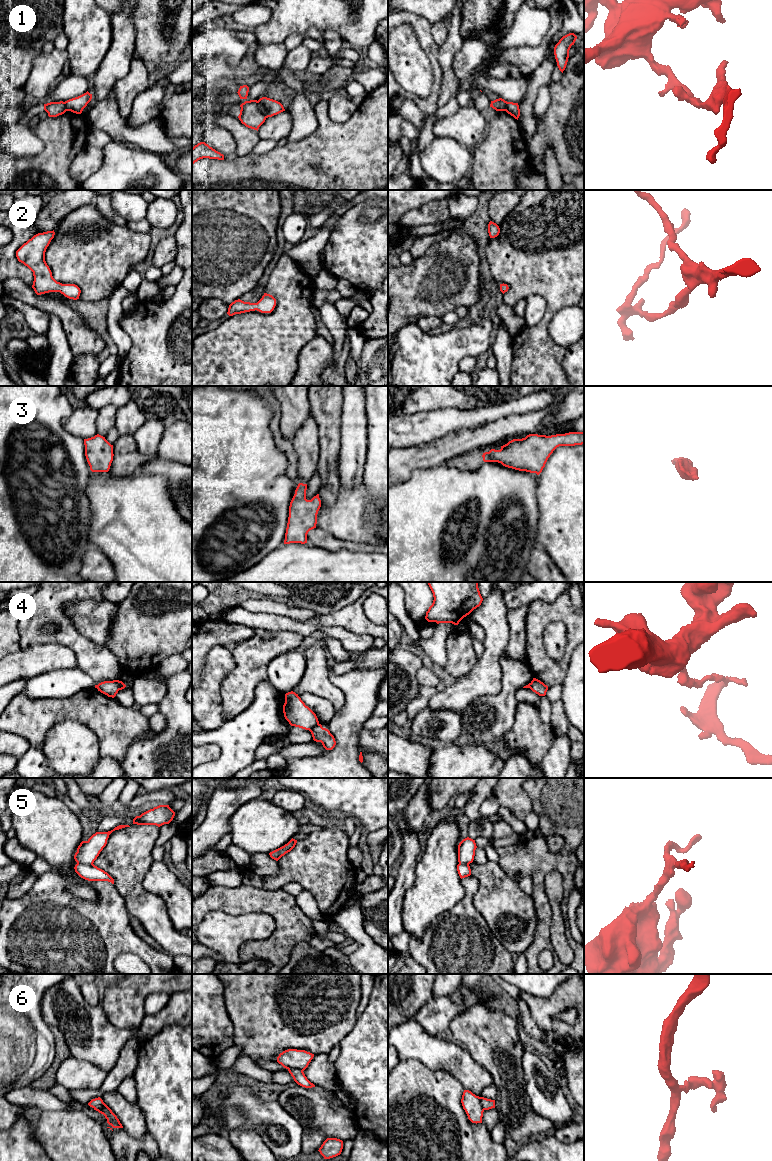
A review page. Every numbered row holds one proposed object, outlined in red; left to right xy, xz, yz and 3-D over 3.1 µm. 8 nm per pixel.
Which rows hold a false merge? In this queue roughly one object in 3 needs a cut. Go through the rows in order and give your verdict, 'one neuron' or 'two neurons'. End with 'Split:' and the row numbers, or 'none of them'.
1: two neurons
2: one neuron
3: one neuron
4: two neurons
5: two neurons
6: two neurons
Split: 1, 4, 5, 6

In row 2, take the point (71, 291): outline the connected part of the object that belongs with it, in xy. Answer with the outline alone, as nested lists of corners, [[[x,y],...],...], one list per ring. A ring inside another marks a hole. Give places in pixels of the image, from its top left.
[[[54,230],[34,235],[16,251],[16,257],[33,272],[32,288],[37,295],[60,292],[69,299],[77,300],[81,293],[80,288],[75,284],[57,282],[45,261],[46,249],[54,235]]]

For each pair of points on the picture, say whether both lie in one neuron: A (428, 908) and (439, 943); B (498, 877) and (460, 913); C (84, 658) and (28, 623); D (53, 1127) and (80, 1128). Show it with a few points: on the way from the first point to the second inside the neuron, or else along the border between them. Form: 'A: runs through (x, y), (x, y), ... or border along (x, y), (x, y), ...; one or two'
A: border along (451, 909), (443, 912), (421, 937), (414, 938); two
B: border along (475, 878), (478, 889), (473, 905), (486, 921); two
C: runs through (73, 643), (67, 637), (43, 637); one
D: runs through (60, 1128), (73, 1128); one

